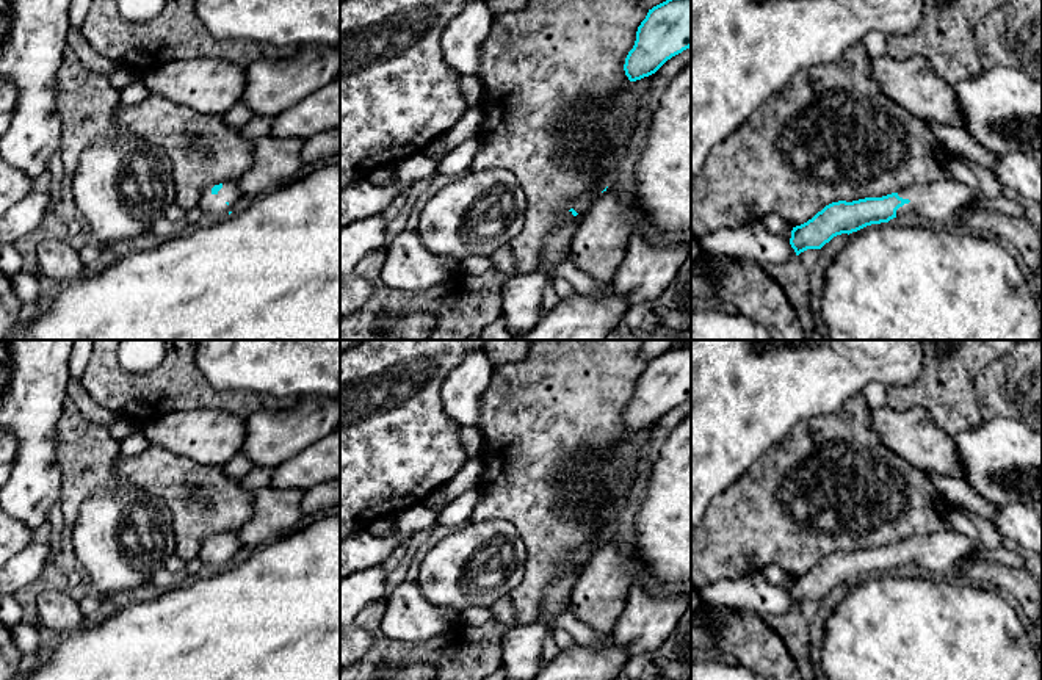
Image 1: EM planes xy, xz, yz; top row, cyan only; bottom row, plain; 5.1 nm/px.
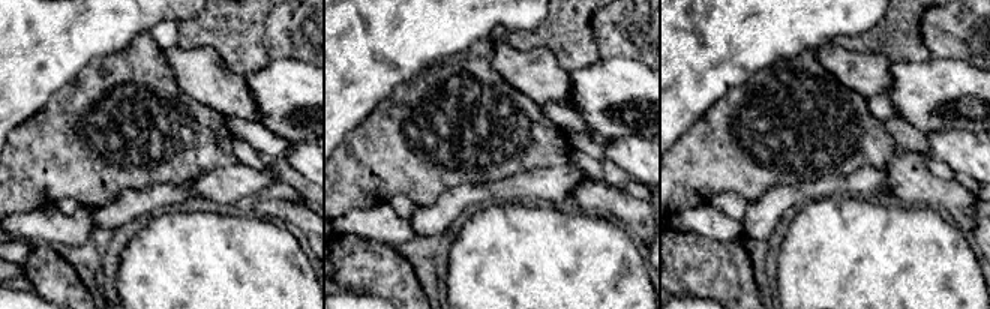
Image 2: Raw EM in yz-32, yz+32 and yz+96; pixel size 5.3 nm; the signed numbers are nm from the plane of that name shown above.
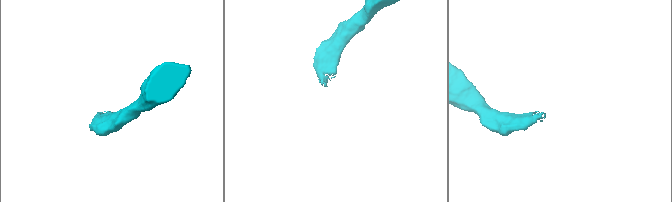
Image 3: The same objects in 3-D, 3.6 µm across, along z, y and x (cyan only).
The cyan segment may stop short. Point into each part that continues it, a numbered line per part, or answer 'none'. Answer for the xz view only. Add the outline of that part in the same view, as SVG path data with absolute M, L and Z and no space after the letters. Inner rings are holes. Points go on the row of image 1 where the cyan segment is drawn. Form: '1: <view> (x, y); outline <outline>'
1: xz (522, 295); outline M599 185L572 202L570 208L578 215L564 213L563 222L544 240L541 260L534 271L506 279L501 290L501 316L512 337L528 334L539 323L544 288L555 279L550 268L570 255L570 241L580 219L605 188L606 185Z

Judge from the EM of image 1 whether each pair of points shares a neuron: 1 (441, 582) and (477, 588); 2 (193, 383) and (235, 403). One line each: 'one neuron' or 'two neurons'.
1: one neuron
2: one neuron

